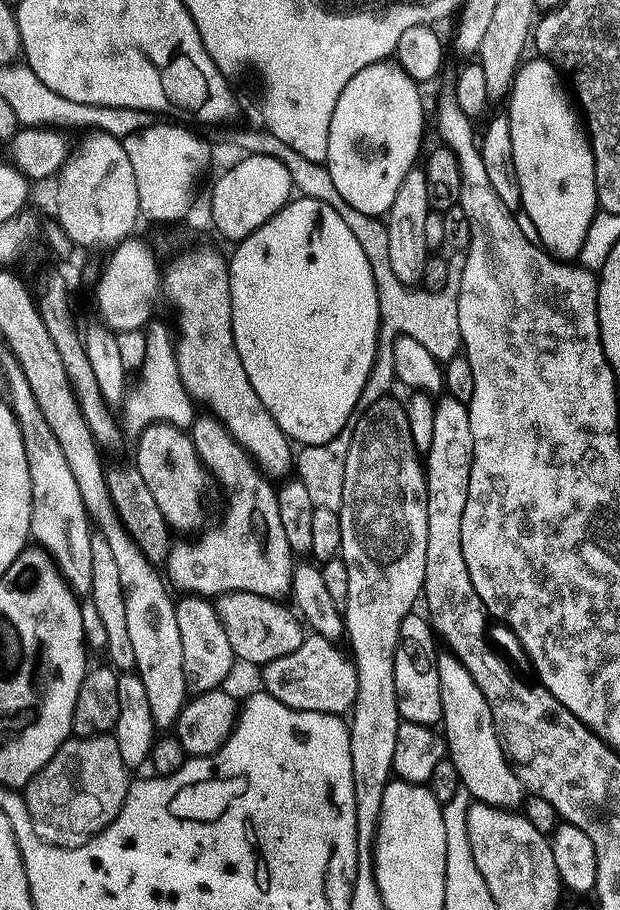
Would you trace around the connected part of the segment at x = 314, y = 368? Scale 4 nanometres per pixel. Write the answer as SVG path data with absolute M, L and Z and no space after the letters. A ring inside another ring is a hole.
M296 198L289 202L274 218L270 218L261 229L239 245L235 250L236 257L231 257L232 269L232 317L234 318L234 338L238 346L238 354L242 358L242 366L246 366L246 375L250 378L250 386L262 398L262 406L270 410L274 422L284 431L289 440L300 446L322 446L334 438L345 435L348 423L353 423L352 415L360 404L360 399L369 391L368 383L375 369L376 352L380 344L380 299L378 286L374 282L374 270L370 270L370 262L366 258L358 238L354 238L350 226L342 222L338 210L334 210L321 200L305 200Z

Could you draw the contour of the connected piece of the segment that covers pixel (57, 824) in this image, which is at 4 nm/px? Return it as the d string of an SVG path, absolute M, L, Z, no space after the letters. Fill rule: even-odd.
M115 735L68 740L28 783L26 799L32 829L44 844L55 848L85 848L91 840L101 836L124 809L130 787L128 776L130 769L122 762L122 750L118 750Z

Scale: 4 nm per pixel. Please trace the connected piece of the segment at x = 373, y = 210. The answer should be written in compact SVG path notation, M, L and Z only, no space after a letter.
M394 60L367 67L343 90L338 105L335 106L334 119L330 124L326 167L343 200L359 213L377 218L385 217L394 204L406 175L419 163L418 156L422 150L426 128L424 102L420 92L422 90L419 84L412 80Z

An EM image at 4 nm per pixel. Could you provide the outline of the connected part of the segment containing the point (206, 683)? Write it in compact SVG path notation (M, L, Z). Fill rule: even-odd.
M185 595L177 603L176 613L178 630L182 630L182 658L189 689L196 694L223 689L238 661L234 646L230 646L230 638L226 638L226 626L222 626L216 615L216 604L202 596Z

